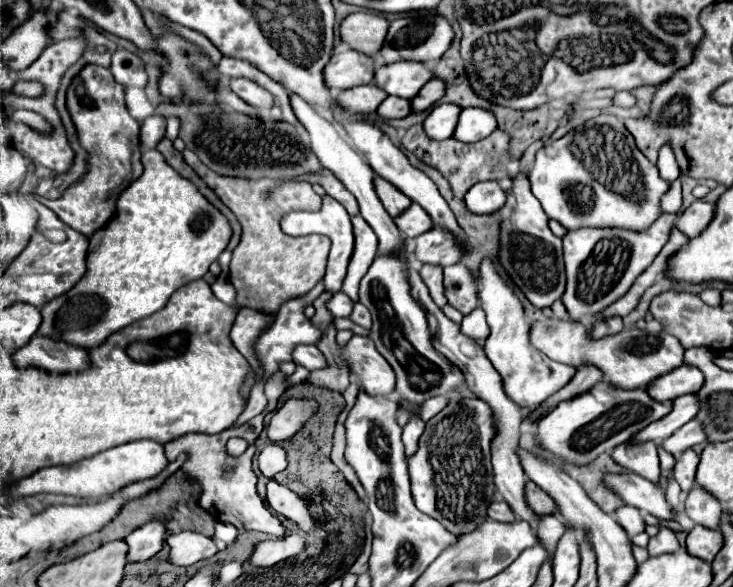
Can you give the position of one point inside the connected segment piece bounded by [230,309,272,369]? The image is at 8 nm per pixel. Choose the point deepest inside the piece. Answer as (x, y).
(249, 325)

